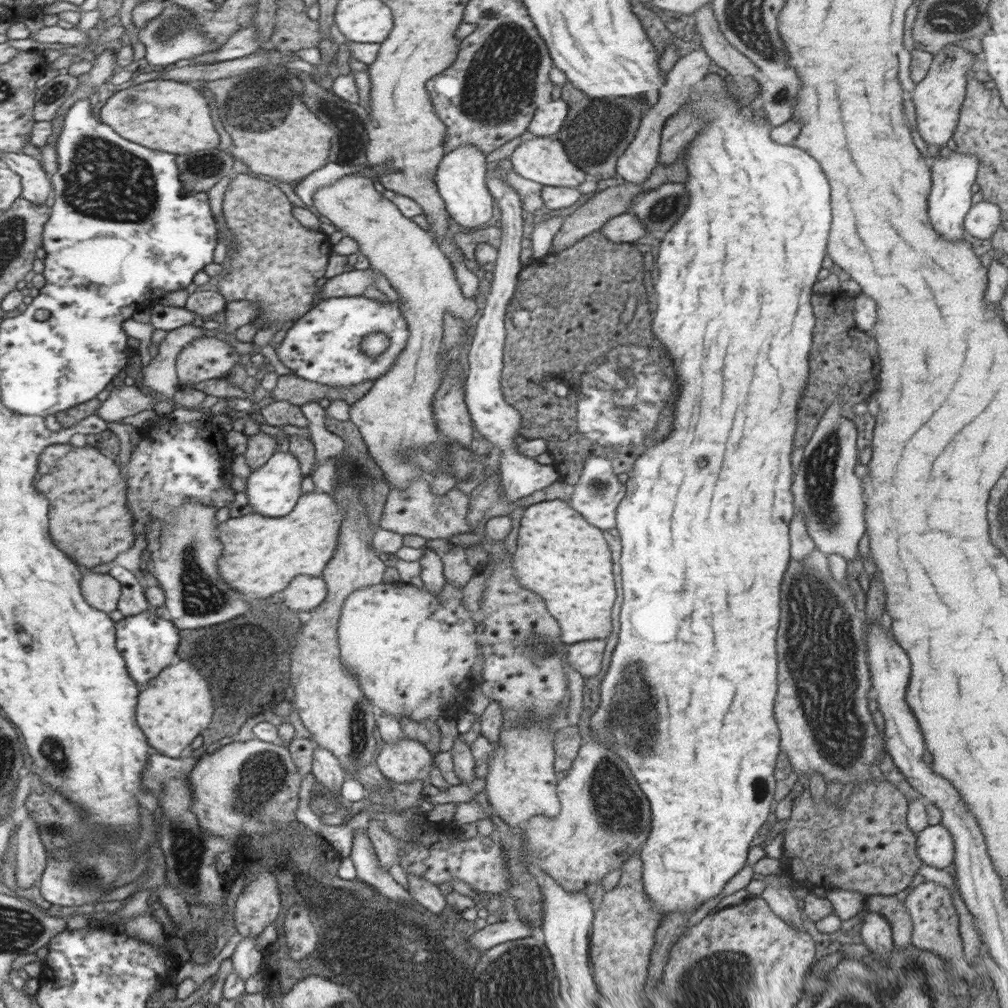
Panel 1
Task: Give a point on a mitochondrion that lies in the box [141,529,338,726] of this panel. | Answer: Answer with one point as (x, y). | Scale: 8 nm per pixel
(248, 663)

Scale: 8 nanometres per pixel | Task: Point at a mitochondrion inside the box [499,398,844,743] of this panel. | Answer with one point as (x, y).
(819, 483)

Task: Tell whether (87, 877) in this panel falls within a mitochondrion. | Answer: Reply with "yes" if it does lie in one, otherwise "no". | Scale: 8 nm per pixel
yes

